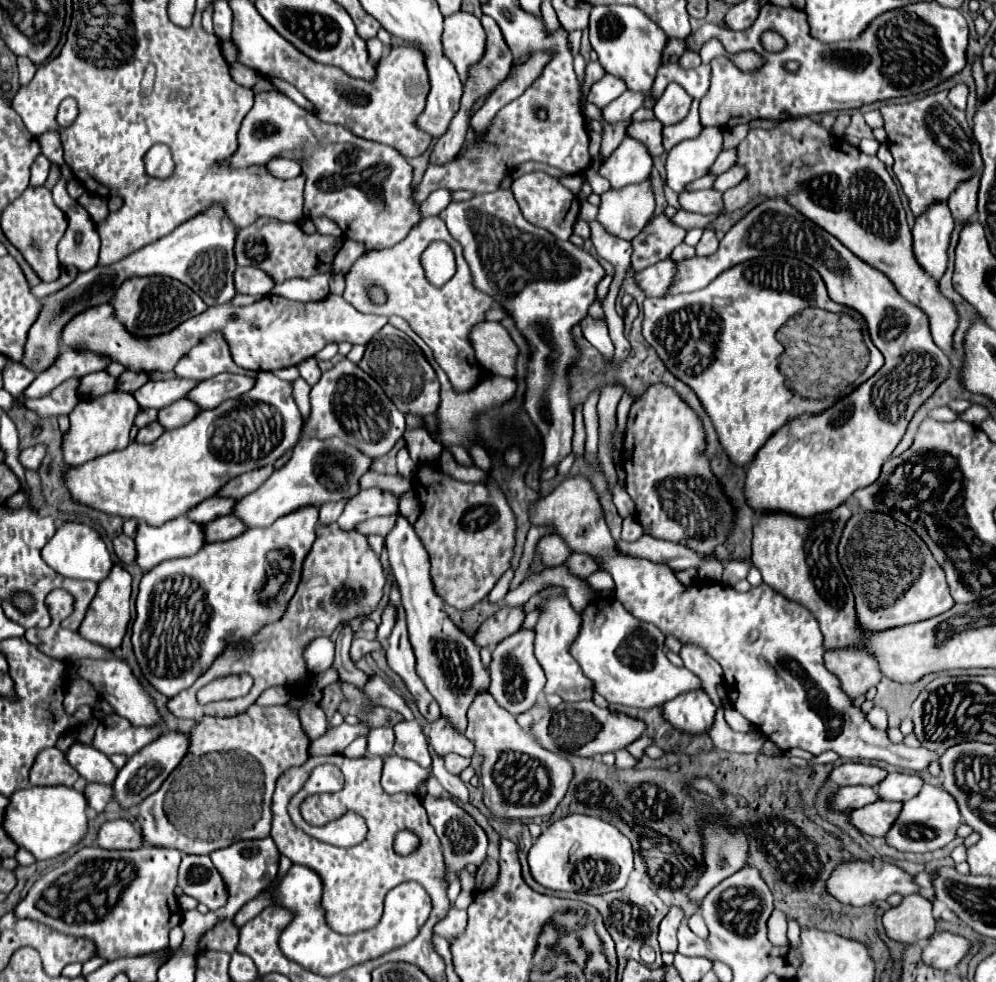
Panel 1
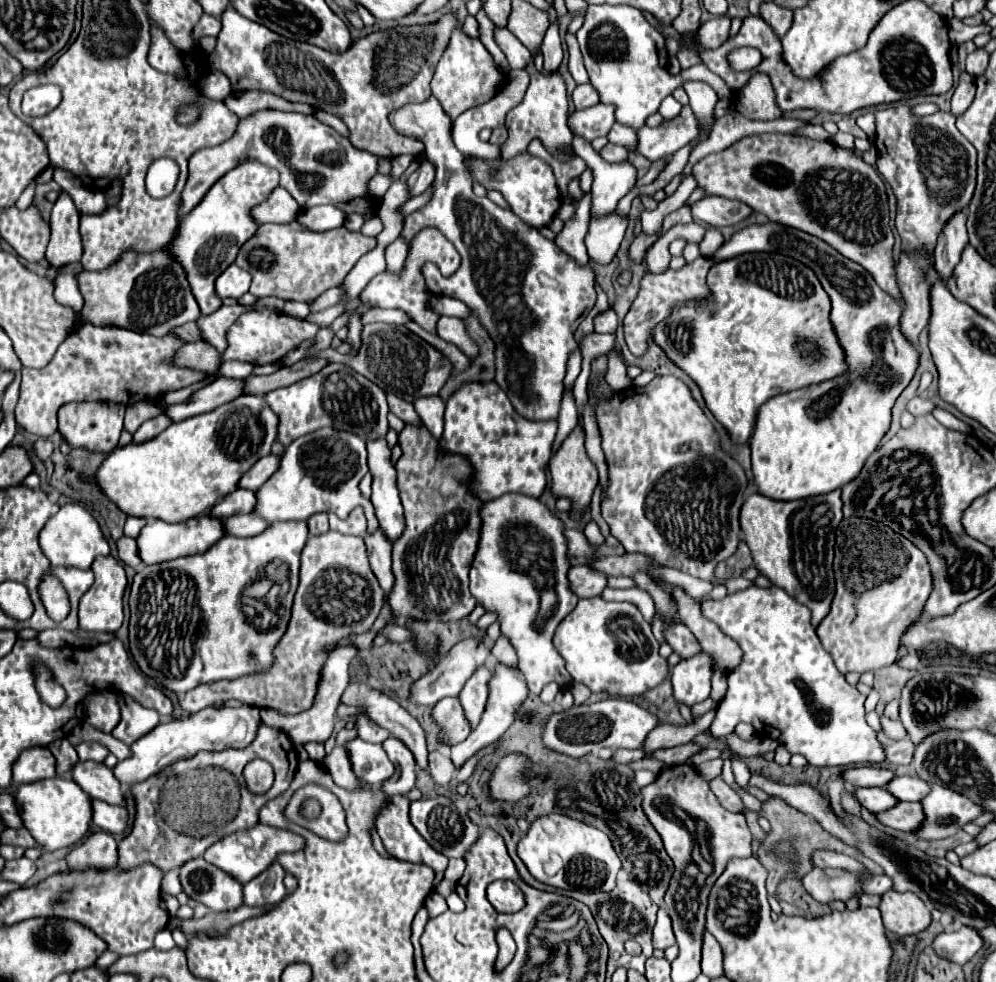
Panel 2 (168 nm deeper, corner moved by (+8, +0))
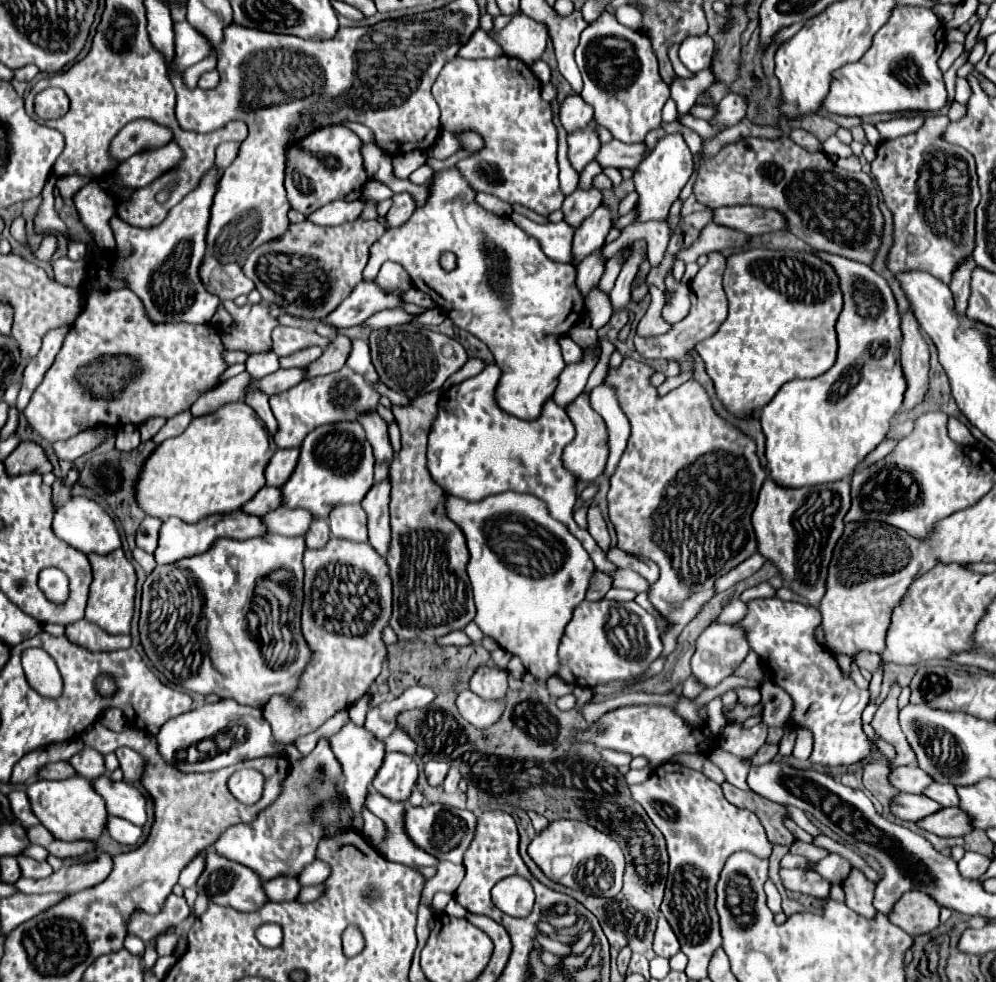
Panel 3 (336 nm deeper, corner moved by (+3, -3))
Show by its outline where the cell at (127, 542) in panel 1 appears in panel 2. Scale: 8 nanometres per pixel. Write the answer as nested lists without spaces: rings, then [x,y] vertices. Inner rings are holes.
[[[121,536],[121,538],[117,540],[117,556],[119,556],[119,560],[121,560],[123,564],[127,564],[127,566],[131,566],[131,568],[135,568],[135,566],[141,564],[141,558],[139,558],[139,554],[137,554],[137,544],[135,544],[135,540],[129,538],[129,536]]]

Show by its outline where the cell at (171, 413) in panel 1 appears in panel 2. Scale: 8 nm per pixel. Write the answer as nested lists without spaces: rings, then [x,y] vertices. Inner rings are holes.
[[[217,378],[211,384],[199,388],[197,392],[193,392],[185,402],[177,402],[177,404],[169,404],[165,408],[165,414],[173,420],[173,422],[181,422],[189,416],[197,416],[203,412],[209,412],[213,408],[219,408],[221,404],[227,404],[229,400],[235,400],[237,396],[241,396],[243,384],[241,380],[231,380],[231,378]]]

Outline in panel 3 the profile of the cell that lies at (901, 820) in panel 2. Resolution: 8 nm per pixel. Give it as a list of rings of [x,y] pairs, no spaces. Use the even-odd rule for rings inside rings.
[[[958,807],[942,809],[934,815],[928,815],[926,819],[920,819],[918,825],[930,833],[936,833],[938,837],[962,837],[974,831],[974,825],[970,823],[966,811]]]

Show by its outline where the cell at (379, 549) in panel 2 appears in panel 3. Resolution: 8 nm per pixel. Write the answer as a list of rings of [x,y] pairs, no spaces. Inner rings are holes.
[[[384,479],[366,493],[362,499],[362,507],[368,513],[368,543],[386,557],[388,545],[390,545],[390,515],[388,515],[388,503],[390,503],[390,481]]]

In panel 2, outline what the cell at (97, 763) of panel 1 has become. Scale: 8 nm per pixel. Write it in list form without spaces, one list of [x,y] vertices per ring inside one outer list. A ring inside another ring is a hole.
[[[93,760],[77,762],[71,768],[71,776],[91,798],[99,798],[117,806],[125,804],[119,782],[113,776],[113,770],[109,770],[103,762]]]

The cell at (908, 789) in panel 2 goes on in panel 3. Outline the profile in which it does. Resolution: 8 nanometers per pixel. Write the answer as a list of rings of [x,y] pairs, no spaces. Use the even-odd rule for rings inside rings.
[[[934,783],[926,791],[926,797],[942,803],[944,807],[956,807],[958,805],[958,793],[956,787],[950,783]]]

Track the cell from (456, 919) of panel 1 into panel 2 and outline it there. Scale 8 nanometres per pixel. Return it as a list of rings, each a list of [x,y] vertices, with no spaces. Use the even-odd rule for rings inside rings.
[[[431,892],[431,894],[427,896],[425,908],[427,908],[427,912],[429,912],[429,918],[435,918],[435,916],[439,916],[439,914],[443,914],[443,912],[449,910],[445,898],[441,898],[437,892]]]

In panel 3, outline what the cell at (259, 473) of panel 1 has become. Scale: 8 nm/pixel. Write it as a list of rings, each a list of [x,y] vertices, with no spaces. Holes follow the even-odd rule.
[[[278,449],[266,467],[266,485],[282,487],[298,463],[300,449]]]

